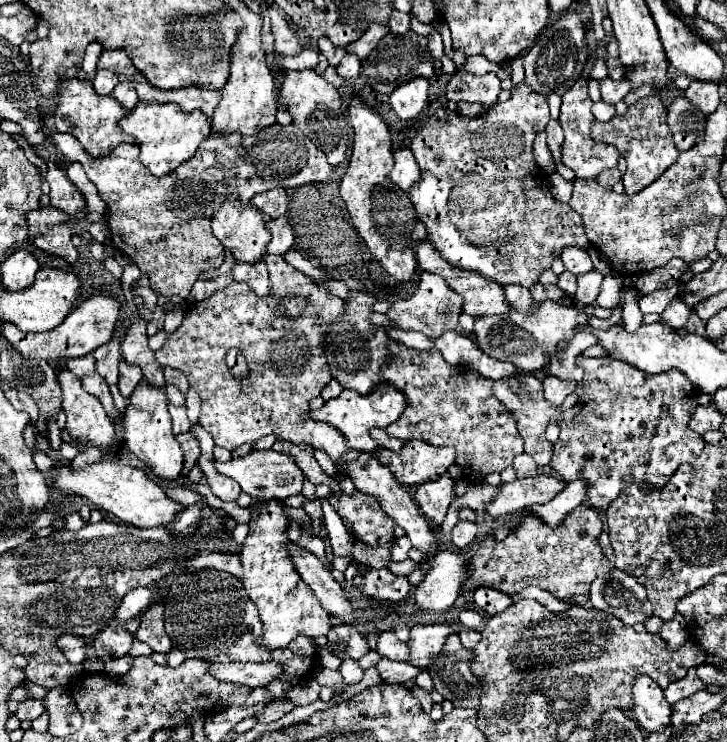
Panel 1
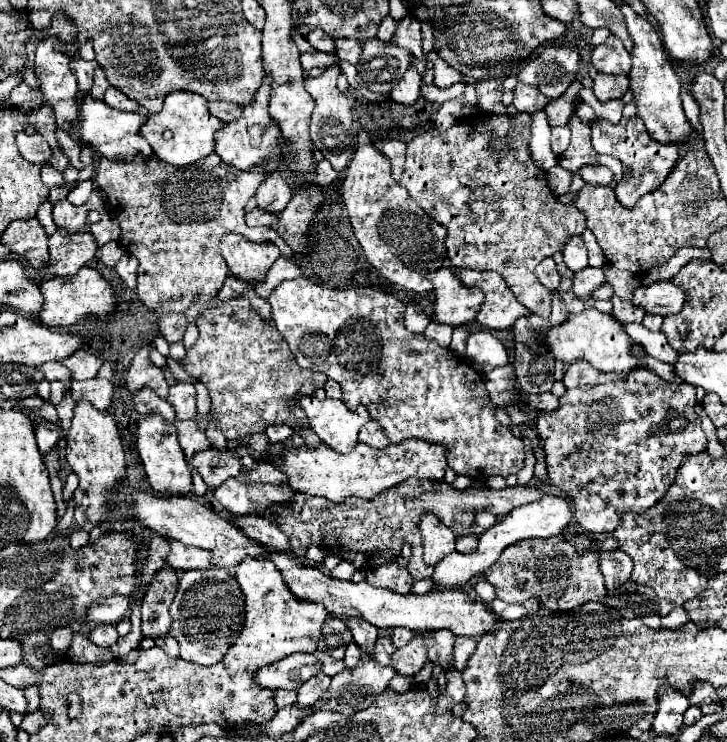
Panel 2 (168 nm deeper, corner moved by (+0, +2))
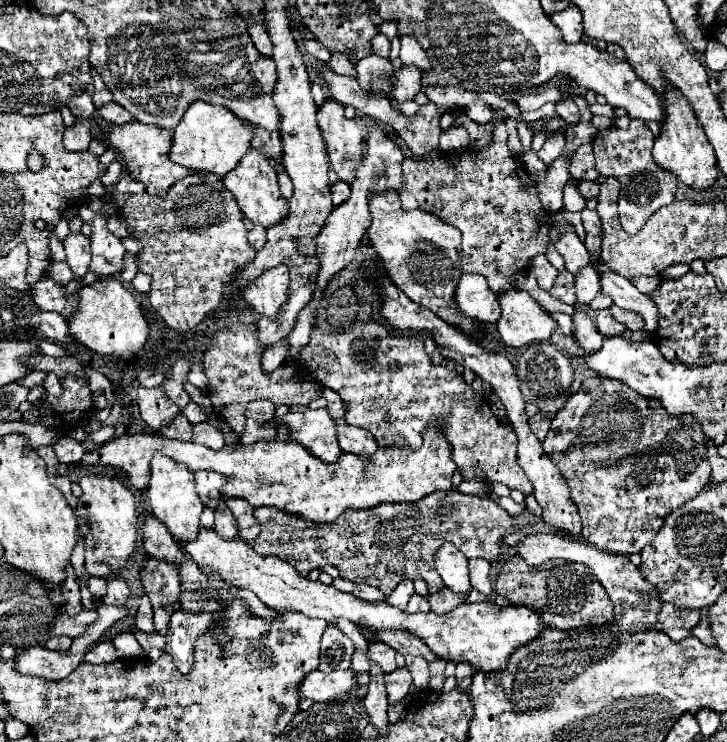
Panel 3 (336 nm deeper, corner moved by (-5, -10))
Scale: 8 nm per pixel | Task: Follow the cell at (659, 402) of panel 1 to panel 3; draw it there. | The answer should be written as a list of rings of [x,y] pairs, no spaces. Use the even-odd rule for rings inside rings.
[[[592,376],[582,382],[580,390],[552,418],[542,444],[568,484],[570,498],[582,518],[582,538],[604,552],[640,552],[656,536],[658,528],[662,528],[664,516],[692,500],[710,478],[706,438],[698,420],[686,414],[670,415],[656,398],[638,396],[632,388],[602,376]]]

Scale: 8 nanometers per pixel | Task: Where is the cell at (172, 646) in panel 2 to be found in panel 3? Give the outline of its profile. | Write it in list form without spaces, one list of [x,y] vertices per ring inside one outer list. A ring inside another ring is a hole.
[[[134,630],[134,634],[136,634],[136,640],[140,642],[140,646],[145,651],[148,651],[152,648],[158,648],[158,650],[164,650],[164,638],[162,635],[158,633],[146,634],[142,632],[138,632],[138,630]]]

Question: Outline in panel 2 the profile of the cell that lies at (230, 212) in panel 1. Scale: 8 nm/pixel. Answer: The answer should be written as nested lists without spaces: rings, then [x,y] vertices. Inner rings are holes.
[[[239,234],[223,236],[221,252],[231,274],[245,282],[265,282],[271,264],[281,256],[273,242],[253,244]]]

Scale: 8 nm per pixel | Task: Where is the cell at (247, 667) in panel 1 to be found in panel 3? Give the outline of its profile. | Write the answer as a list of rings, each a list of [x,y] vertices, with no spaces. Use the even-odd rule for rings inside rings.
[[[312,670],[306,674],[306,678],[298,686],[298,696],[300,698],[310,698],[314,702],[322,700],[332,700],[338,694],[344,694],[356,686],[354,680],[354,670],[334,670],[330,674],[324,674],[320,670]]]

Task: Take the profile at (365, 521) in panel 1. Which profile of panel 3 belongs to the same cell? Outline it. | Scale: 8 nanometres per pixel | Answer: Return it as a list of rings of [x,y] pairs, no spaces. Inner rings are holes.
[[[458,490],[432,492],[430,496],[418,500],[418,504],[382,504],[382,508],[374,508],[374,512],[346,512],[346,516],[342,516],[342,520],[336,520],[334,524],[318,524],[296,514],[282,512],[278,508],[256,508],[254,516],[262,528],[258,538],[254,540],[254,550],[258,554],[280,556],[282,560],[290,562],[302,576],[308,576],[308,572],[314,568],[332,564],[340,570],[340,578],[352,580],[356,584],[376,586],[384,592],[384,596],[388,596],[402,578],[410,578],[410,580],[422,578],[426,580],[428,586],[442,588],[444,582],[436,574],[434,560],[432,560],[436,548],[442,542],[456,544],[466,558],[494,560],[500,554],[504,532],[510,530],[514,522],[514,516],[510,516],[504,508],[500,508],[490,498],[462,494]]]

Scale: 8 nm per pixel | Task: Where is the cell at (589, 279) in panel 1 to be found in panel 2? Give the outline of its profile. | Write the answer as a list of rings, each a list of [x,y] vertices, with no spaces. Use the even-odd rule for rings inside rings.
[[[587,266],[587,268],[583,268],[581,272],[577,272],[575,274],[575,278],[573,278],[573,294],[577,294],[579,298],[589,298],[591,296],[591,292],[595,290],[595,288],[599,288],[601,284],[605,282],[605,272],[603,272],[603,268],[591,268],[591,266]]]

